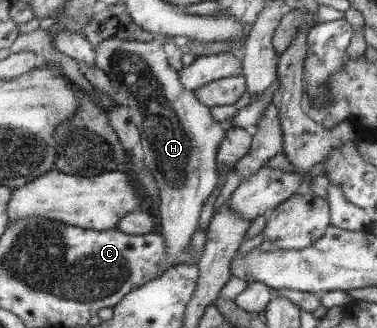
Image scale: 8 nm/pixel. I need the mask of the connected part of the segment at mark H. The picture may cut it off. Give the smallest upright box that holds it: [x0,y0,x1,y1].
[94,37,226,262]

